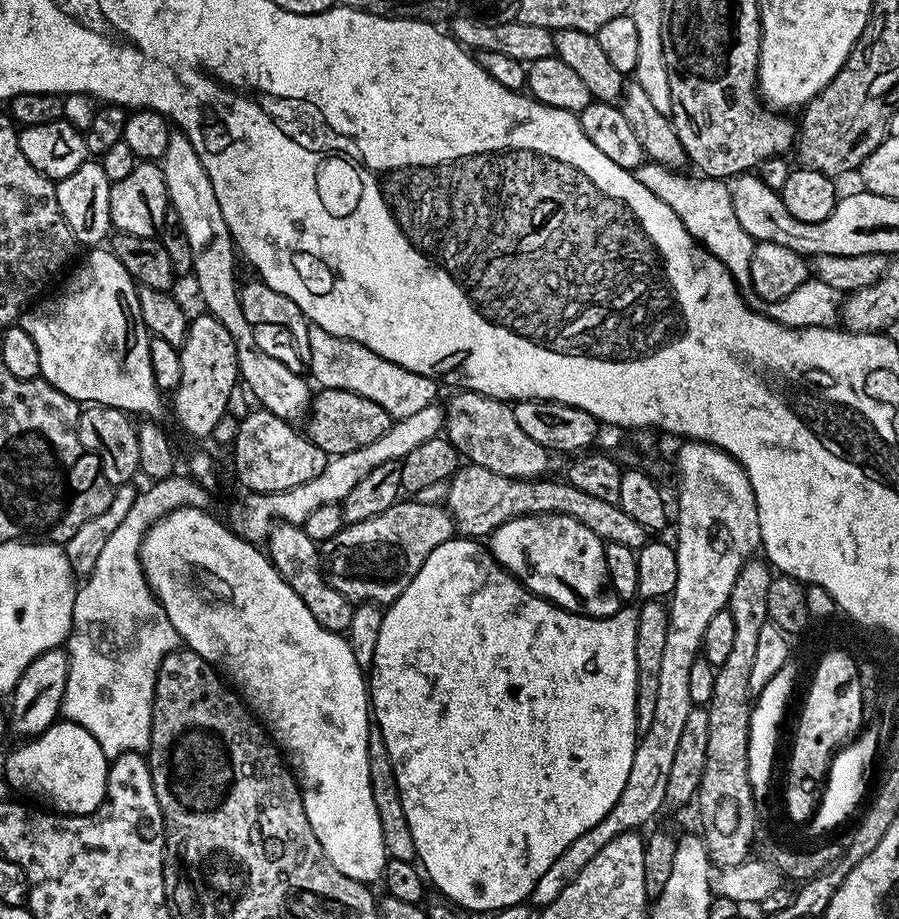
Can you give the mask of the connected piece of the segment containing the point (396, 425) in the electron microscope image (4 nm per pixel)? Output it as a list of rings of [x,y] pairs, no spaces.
[[[432,403],[425,406],[422,410],[417,410],[414,414],[410,414],[410,418],[402,418],[401,420],[393,420],[390,430],[386,430],[386,434],[382,434],[382,438],[376,439],[375,442],[369,442],[367,446],[362,446],[362,450],[350,450],[350,454],[342,454],[341,456],[333,456],[329,459],[326,470],[322,470],[322,474],[318,474],[318,478],[310,478],[310,482],[302,482],[302,486],[294,486],[290,490],[282,490],[281,492],[248,492],[241,498],[240,504],[236,504],[232,508],[232,520],[230,519],[230,527],[236,535],[244,540],[253,542],[267,541],[268,534],[277,521],[284,521],[290,524],[303,526],[310,514],[326,503],[340,504],[350,490],[362,482],[366,474],[370,470],[374,470],[376,466],[382,462],[394,462],[395,460],[403,460],[406,454],[410,454],[410,450],[414,450],[414,446],[422,446],[422,442],[430,442],[430,438],[441,435],[444,432],[444,408],[439,403]]]

